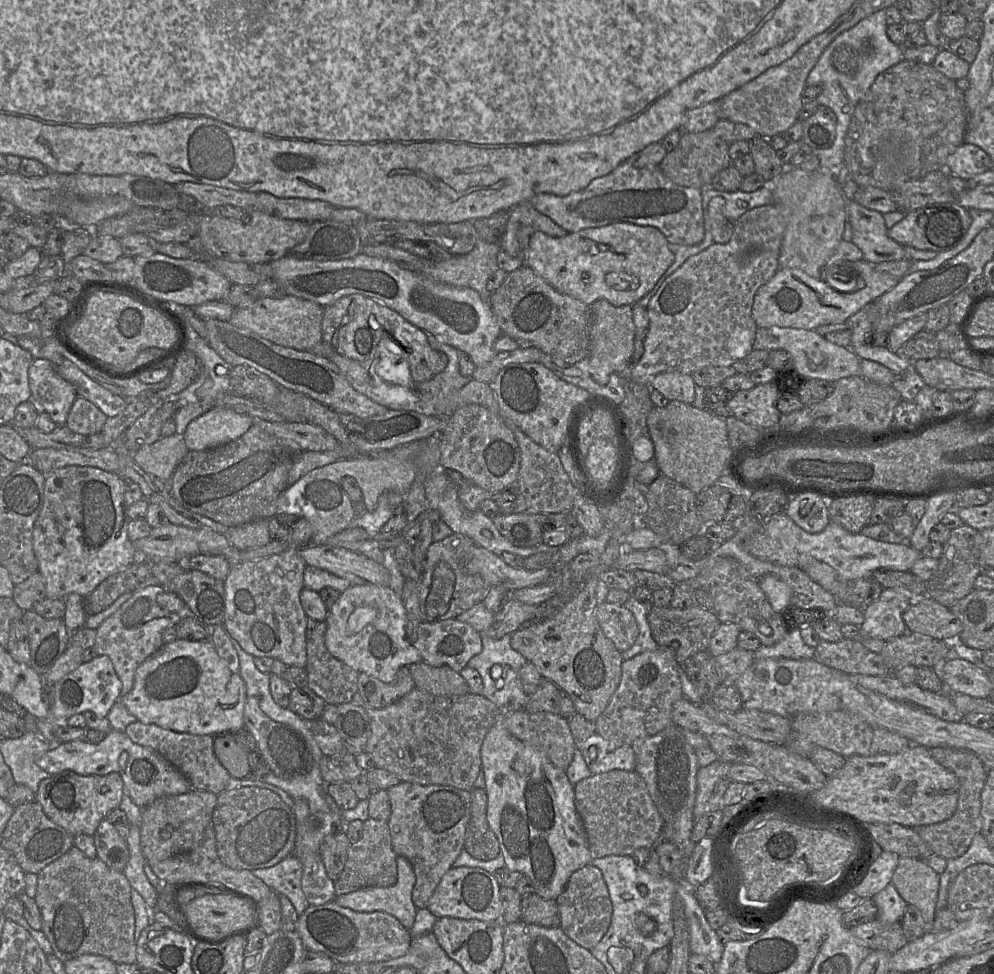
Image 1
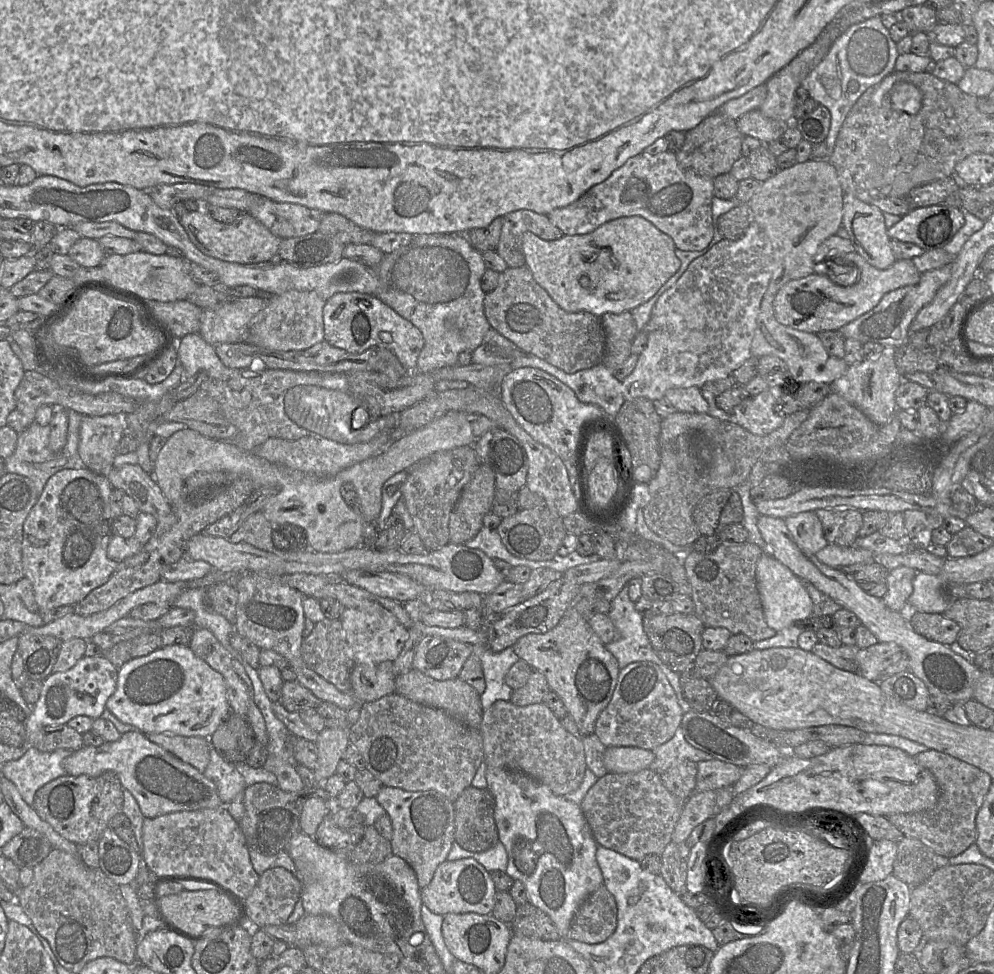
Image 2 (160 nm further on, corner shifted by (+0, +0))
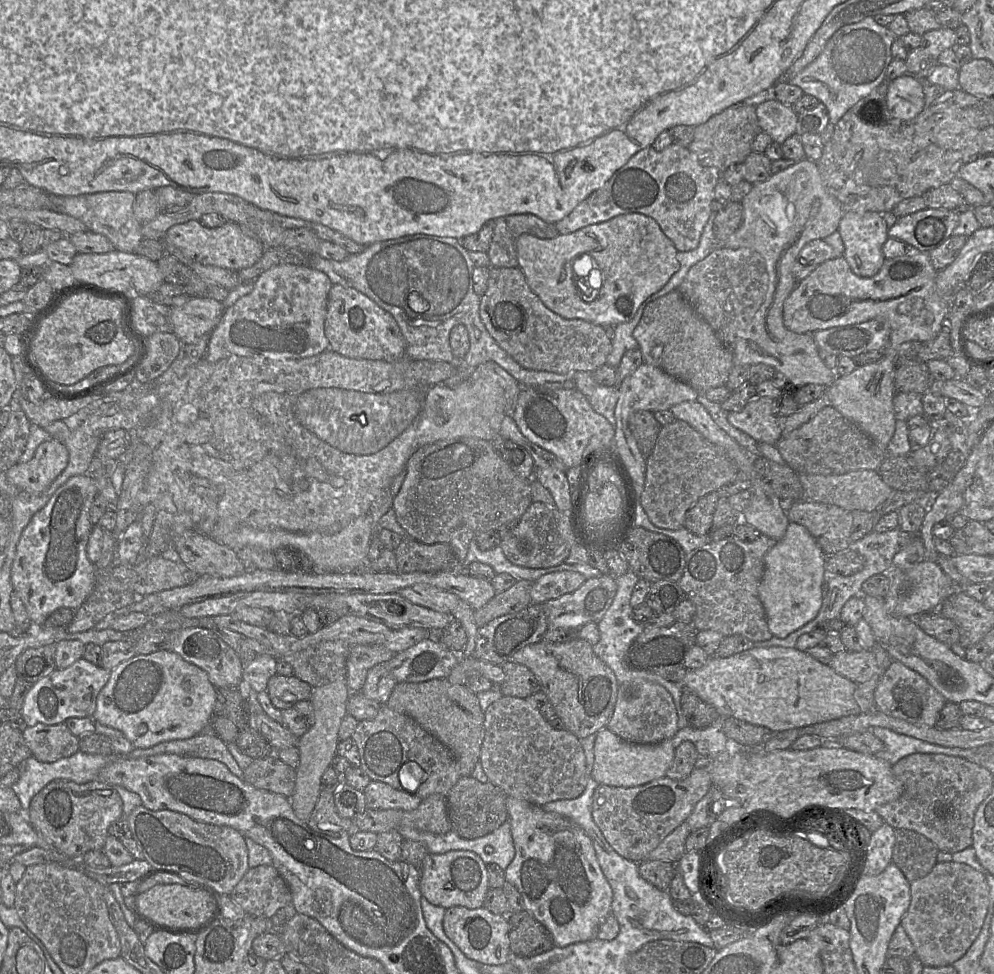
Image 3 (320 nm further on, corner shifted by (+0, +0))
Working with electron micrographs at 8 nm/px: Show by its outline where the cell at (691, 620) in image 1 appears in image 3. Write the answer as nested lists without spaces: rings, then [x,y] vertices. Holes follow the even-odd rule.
[[[679,621],[667,627],[649,623],[629,647],[625,655],[625,665],[638,673],[652,673],[668,681],[681,683],[687,672],[685,655],[696,644],[697,632],[693,624]]]

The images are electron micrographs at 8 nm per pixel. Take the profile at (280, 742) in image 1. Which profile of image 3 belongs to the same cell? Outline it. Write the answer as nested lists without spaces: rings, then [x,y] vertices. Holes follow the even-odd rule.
[[[189,627],[170,633],[170,650],[204,670],[215,688],[238,687],[242,680],[243,663],[237,653],[212,630],[205,627]]]

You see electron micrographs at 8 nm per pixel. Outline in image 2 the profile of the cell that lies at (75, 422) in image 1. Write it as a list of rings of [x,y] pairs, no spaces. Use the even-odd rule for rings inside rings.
[[[123,415],[84,416],[79,429],[78,447],[83,466],[107,476],[113,468],[123,431]]]

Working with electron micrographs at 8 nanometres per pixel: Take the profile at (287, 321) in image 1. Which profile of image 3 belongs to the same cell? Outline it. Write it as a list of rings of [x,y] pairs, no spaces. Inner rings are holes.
[[[192,297],[183,305],[170,308],[170,330],[183,344],[196,343],[204,335],[210,335],[224,313],[223,303],[211,298]]]

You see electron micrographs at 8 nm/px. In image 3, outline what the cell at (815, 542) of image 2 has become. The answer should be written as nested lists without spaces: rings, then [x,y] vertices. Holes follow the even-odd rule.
[[[789,522],[783,538],[766,553],[758,596],[773,636],[784,639],[818,614],[826,580],[826,555],[806,527]]]

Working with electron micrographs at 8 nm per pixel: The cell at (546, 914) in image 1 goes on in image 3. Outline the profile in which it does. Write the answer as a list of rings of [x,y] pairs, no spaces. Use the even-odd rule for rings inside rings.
[[[528,911],[508,914],[507,921],[510,956],[529,958],[544,953],[554,946],[550,932]]]

